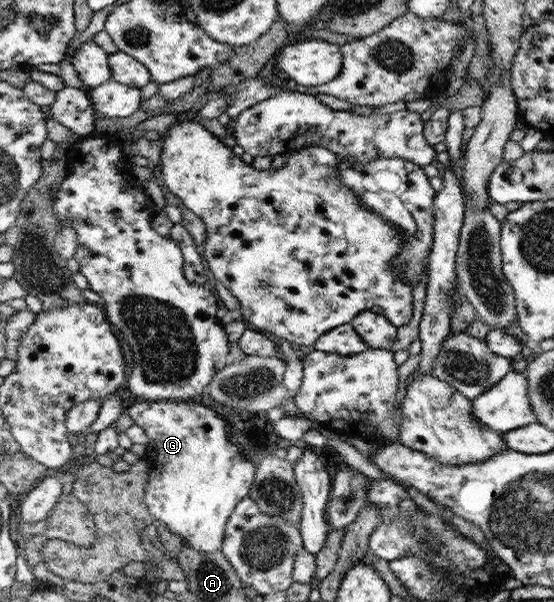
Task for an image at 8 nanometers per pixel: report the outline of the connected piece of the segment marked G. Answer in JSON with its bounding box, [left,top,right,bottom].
[128,401,257,551]

